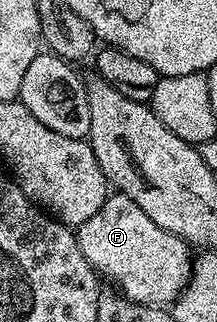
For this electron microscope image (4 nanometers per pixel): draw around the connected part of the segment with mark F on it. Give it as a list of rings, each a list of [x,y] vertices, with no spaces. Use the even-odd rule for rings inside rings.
[[[117,191],[106,198],[104,207],[83,225],[77,226],[78,246],[94,272],[115,281],[123,297],[141,305],[169,306],[186,289],[192,272],[192,249],[182,238],[156,227],[128,195]]]

